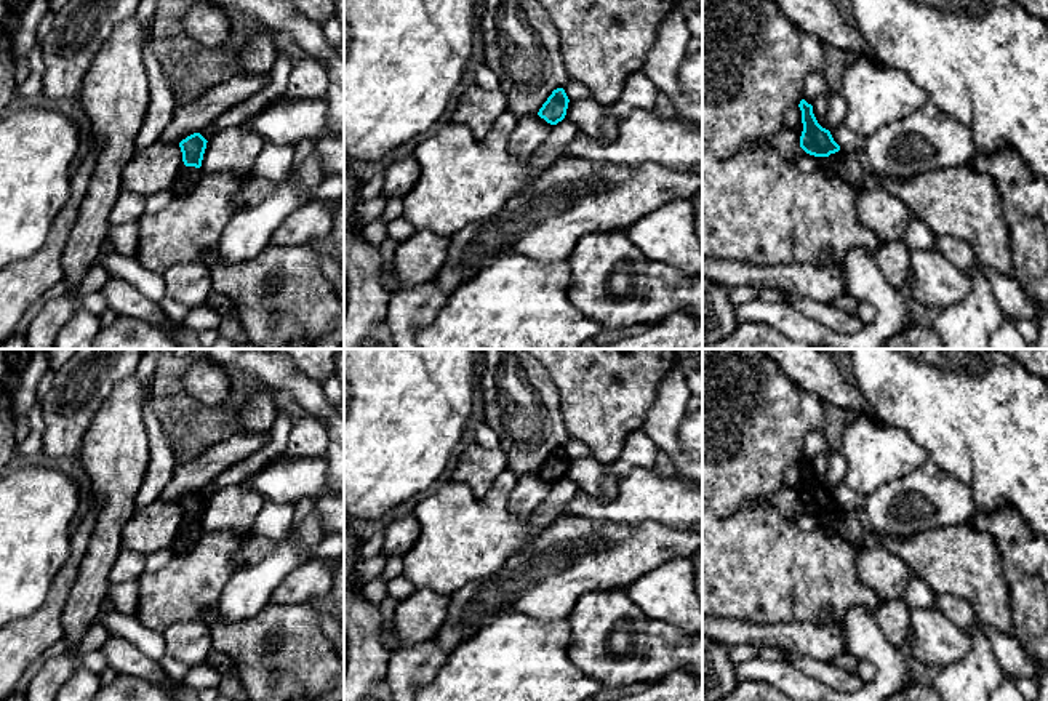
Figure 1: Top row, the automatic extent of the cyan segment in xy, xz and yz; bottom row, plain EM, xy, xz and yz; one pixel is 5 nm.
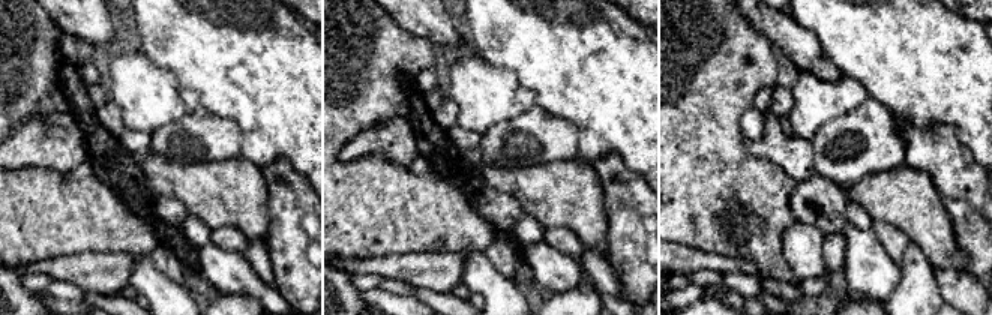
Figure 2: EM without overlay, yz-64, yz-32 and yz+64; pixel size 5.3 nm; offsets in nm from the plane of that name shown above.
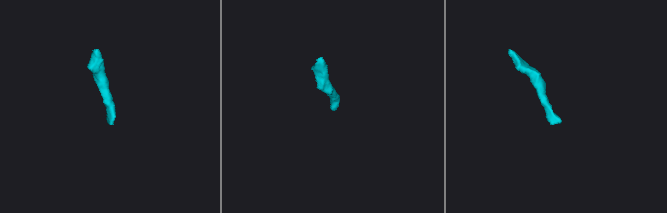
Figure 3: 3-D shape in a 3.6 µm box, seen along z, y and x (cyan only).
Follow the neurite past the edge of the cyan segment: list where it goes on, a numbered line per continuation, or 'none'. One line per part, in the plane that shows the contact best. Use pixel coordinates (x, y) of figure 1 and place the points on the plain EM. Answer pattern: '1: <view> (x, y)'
1: xy (189, 533)

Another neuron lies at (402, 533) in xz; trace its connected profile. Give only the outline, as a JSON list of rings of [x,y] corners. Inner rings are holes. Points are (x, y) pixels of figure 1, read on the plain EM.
[[[413,514],[392,520],[386,527],[382,554],[387,557],[392,555],[403,557],[414,546],[419,535],[421,535],[421,527]]]

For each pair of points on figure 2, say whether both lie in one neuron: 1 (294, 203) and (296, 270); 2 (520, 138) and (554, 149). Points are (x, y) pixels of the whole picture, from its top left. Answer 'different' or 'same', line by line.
1: same
2: same

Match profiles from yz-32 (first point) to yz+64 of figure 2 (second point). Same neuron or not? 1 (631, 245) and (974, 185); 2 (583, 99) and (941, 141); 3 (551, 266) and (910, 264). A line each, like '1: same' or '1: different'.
1: same
2: different
3: different

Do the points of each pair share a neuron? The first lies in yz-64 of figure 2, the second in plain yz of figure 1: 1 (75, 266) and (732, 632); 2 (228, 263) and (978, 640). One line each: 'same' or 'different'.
1: same
2: different

